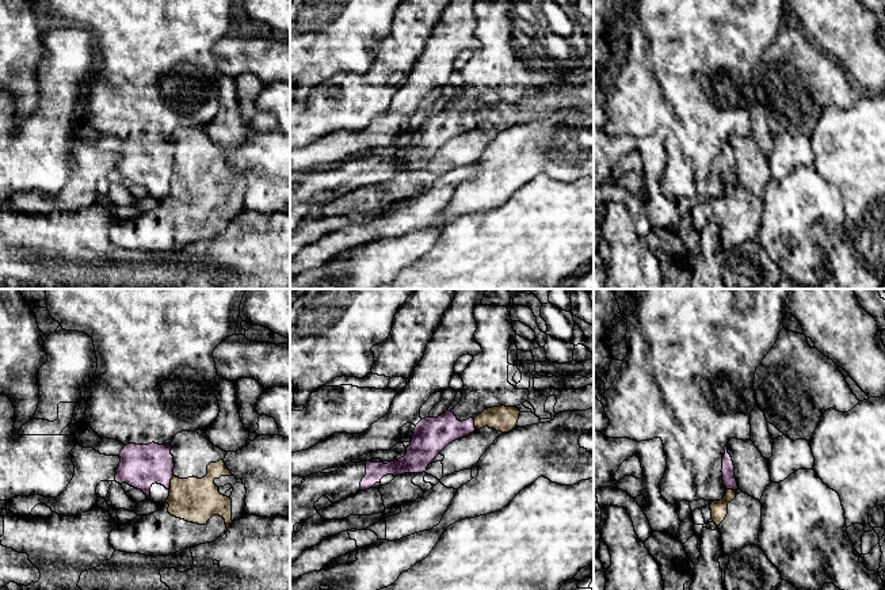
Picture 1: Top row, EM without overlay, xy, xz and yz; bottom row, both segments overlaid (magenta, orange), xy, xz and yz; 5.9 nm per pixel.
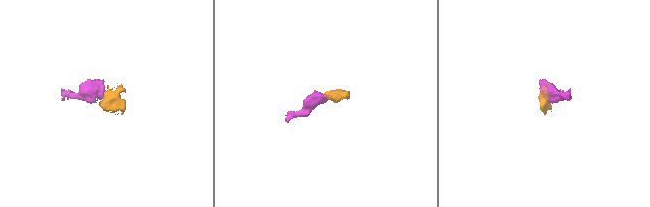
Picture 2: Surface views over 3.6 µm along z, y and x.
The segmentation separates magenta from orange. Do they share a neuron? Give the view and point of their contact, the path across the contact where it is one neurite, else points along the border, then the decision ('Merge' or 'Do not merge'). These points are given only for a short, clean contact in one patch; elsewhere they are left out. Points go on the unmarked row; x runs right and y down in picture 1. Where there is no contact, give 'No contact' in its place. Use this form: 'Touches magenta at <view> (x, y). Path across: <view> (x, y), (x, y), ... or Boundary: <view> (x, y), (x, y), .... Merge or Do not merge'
Touches magenta at xy (170, 179). Boundary: xy (174, 172), (170, 186). Do not merge

